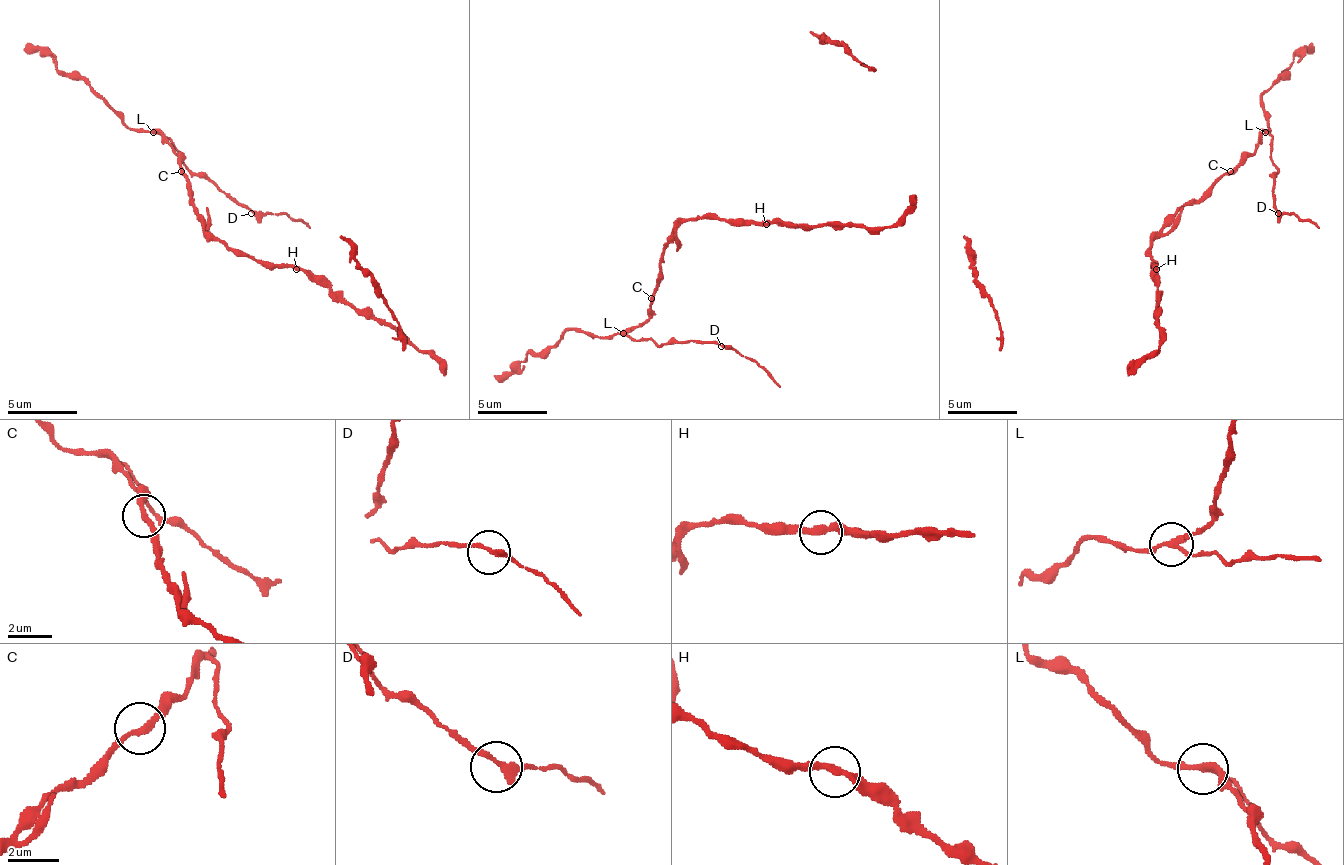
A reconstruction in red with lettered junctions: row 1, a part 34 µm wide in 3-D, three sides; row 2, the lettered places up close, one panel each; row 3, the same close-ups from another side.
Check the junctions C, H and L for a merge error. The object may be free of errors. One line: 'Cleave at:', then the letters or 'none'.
Cleave at: L

